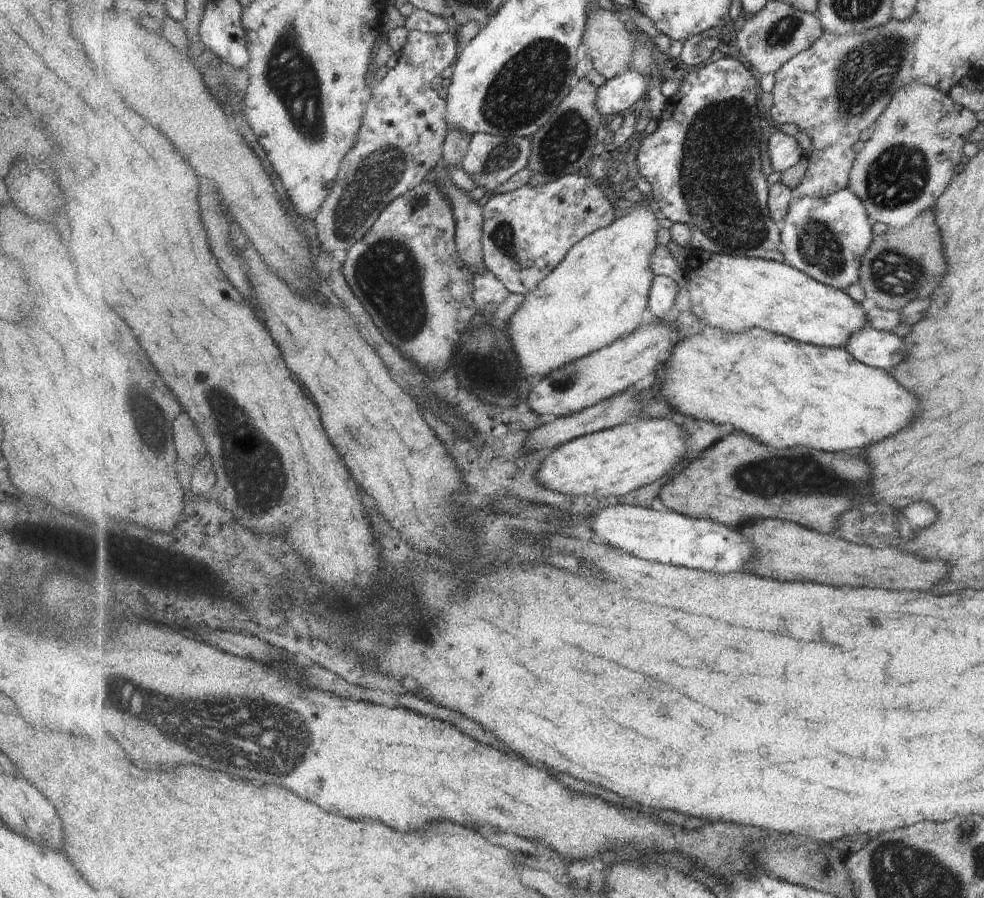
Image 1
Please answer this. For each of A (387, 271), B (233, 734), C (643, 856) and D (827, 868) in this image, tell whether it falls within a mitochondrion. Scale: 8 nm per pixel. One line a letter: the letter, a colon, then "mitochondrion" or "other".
A: mitochondrion
B: mitochondrion
C: other
D: other

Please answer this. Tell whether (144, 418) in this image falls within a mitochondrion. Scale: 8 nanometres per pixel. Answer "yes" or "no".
yes

